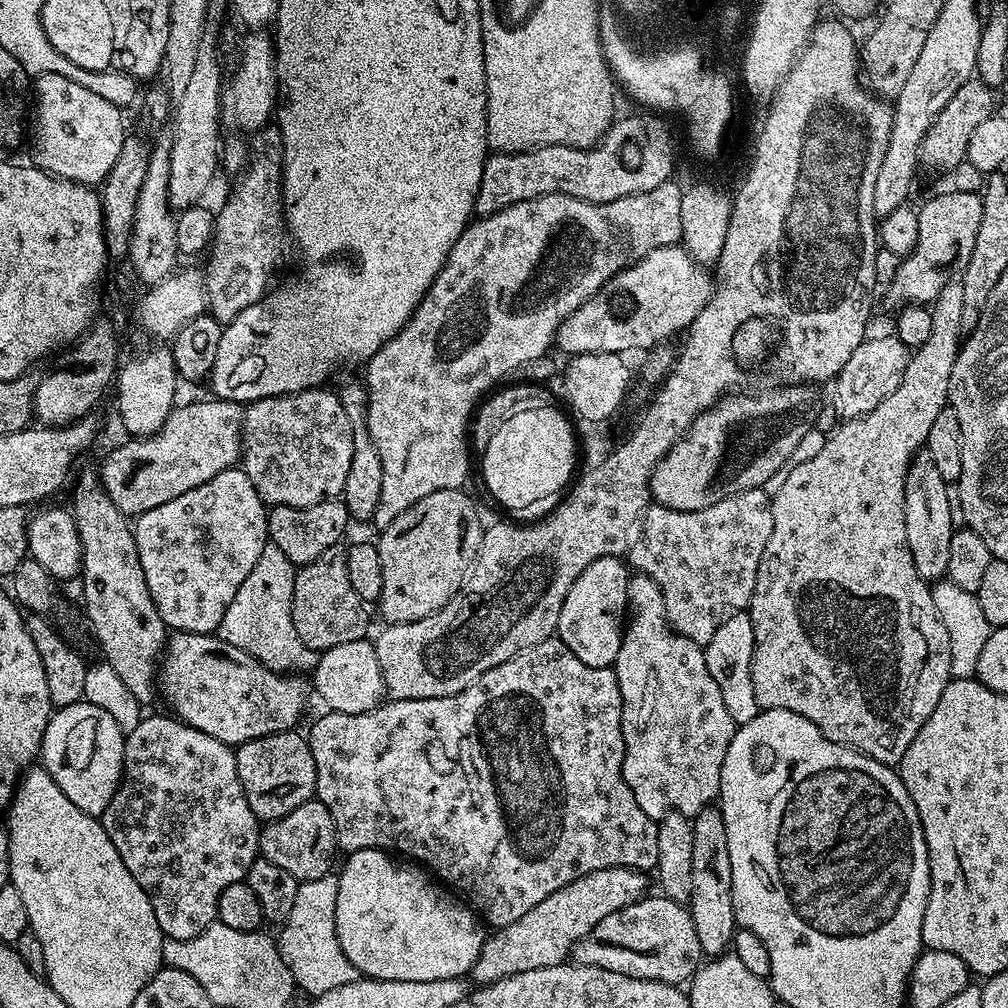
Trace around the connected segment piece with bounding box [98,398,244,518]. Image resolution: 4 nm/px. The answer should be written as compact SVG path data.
M207 398L208 400L200 400L197 404L184 404L173 408L171 414L166 418L164 425L156 431L153 436L142 436L139 438L125 439L125 444L120 444L98 467L98 479L103 487L104 493L110 498L110 502L114 502L114 506L118 506L120 513L129 518L140 516L146 510L154 510L154 506L162 506L162 502L170 502L170 498L178 498L178 494L186 494L186 490L192 490L194 486L200 486L202 482L208 482L210 478L214 478L214 474L220 474L222 470L233 467L241 459L242 456L242 421L244 418L244 408L235 404L233 400L218 400L215 398Z

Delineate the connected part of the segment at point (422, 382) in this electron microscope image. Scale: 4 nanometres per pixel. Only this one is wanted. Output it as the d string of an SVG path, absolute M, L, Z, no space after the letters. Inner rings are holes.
M669 182L658 186L649 192L634 194L626 198L618 198L614 202L591 204L578 198L570 198L566 194L546 194L538 198L530 198L526 202L518 202L514 206L506 206L489 216L473 219L465 228L464 233L454 242L438 278L430 286L430 290L422 298L422 302L414 310L414 314L373 354L366 365L368 373L362 377L368 389L368 409L364 424L368 428L370 438L378 450L378 458L382 458L382 498L378 498L378 510L374 517L377 529L390 526L402 510L410 510L414 502L426 498L426 494L434 494L434 490L463 489L464 479L468 476L468 452L470 453L470 421L485 394L491 393L505 378L511 377L522 362L533 361L539 356L549 355L553 347L558 326L578 306L582 306L591 296L595 296L611 276L616 276L631 264L637 264L652 250L662 246L680 244L682 234L682 188L676 182Z

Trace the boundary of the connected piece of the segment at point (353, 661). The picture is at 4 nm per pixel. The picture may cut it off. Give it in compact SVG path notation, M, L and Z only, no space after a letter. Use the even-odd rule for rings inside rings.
M365 638L354 642L342 642L342 646L328 648L319 653L310 679L320 695L325 709L342 714L370 712L381 703L385 695L382 668L378 666L375 643ZM381 696L381 697L380 697Z

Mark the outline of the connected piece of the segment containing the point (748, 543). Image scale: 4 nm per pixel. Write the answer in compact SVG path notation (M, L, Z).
M763 488L742 490L706 506L706 510L670 510L653 503L644 509L644 515L628 541L626 560L636 572L646 574L658 584L662 602L666 604L668 625L678 634L690 638L701 646L714 638L714 630L734 614L745 611L752 602L754 582L758 578L758 562L762 562L762 550L770 542L770 530L774 530L772 501Z

